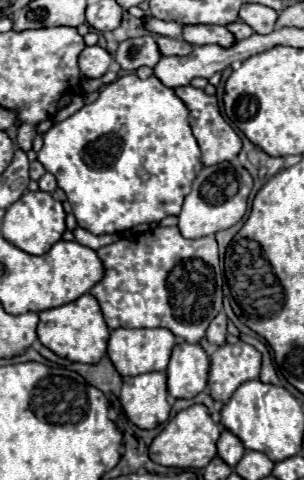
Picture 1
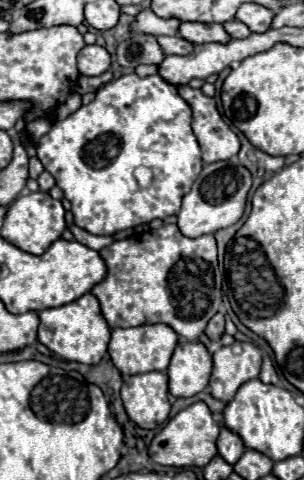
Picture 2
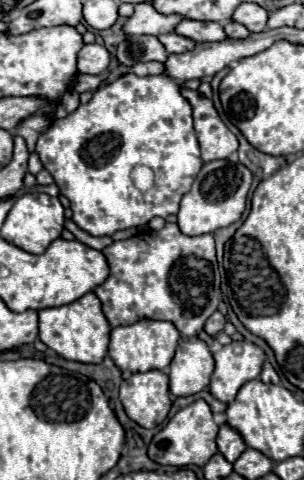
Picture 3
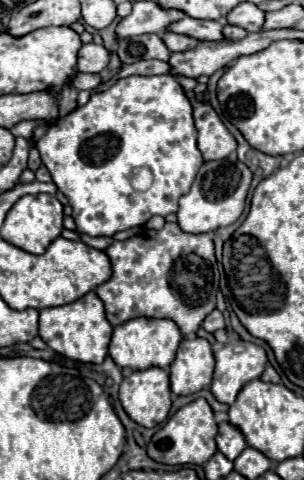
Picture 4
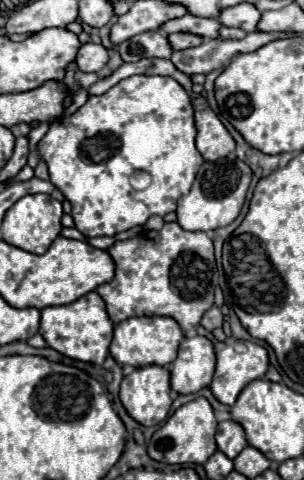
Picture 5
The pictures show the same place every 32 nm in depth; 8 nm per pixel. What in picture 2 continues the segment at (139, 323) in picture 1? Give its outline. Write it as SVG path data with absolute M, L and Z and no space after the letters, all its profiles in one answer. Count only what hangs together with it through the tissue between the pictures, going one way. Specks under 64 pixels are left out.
M164 224L160 230L148 230L144 236L132 236L118 240L100 250L100 256L106 260L108 276L104 282L92 288L92 294L100 300L102 314L110 328L120 326L138 326L138 324L158 324L164 322L172 326L178 336L186 340L198 340L204 332L208 320L222 306L222 276L218 270L216 258L216 240L212 234L186 238L176 224Z

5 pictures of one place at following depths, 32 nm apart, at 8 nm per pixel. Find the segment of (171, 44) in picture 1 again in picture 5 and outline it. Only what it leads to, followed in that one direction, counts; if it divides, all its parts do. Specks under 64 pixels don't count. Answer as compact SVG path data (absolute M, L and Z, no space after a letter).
M176 32L176 34L170 34L168 36L170 44L174 50L186 50L186 48L194 48L194 46L200 46L202 44L202 36L192 36L188 32Z

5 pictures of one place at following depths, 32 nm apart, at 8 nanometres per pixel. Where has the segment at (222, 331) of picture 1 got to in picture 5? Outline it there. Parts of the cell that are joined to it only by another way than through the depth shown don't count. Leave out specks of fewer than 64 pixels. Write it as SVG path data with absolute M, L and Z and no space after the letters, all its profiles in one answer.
M212 306L208 312L204 312L200 324L206 328L206 330L214 330L214 328L220 328L222 326L222 312L218 306Z

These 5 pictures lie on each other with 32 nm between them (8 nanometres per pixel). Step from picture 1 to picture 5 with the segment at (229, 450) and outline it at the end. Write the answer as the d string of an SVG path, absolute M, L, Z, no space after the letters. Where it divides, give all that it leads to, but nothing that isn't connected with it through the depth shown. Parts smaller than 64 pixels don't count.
M234 420L220 422L216 432L216 444L230 460L234 460L240 454L240 450L248 444L244 438L244 428Z

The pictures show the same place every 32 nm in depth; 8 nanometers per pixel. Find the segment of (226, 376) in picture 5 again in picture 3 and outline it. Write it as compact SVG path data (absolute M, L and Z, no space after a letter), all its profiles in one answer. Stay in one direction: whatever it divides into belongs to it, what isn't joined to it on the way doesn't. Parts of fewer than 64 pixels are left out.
M242 342L242 352L236 354L234 346L228 344L214 354L216 370L212 374L210 392L220 402L230 404L236 398L236 392L250 380L258 378L266 354L252 342Z

